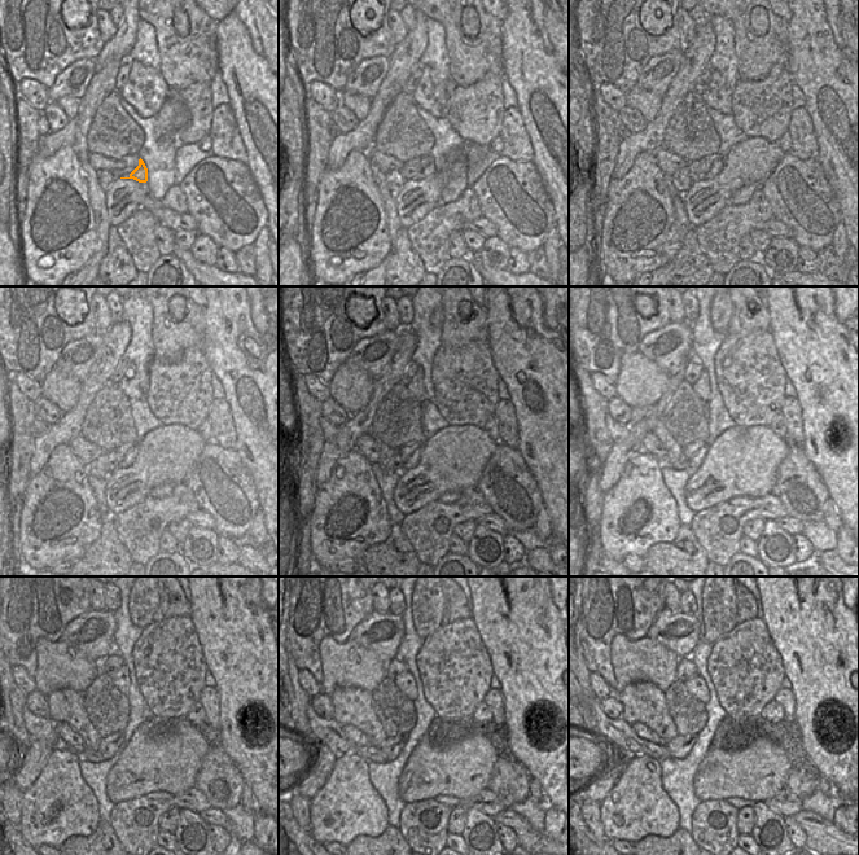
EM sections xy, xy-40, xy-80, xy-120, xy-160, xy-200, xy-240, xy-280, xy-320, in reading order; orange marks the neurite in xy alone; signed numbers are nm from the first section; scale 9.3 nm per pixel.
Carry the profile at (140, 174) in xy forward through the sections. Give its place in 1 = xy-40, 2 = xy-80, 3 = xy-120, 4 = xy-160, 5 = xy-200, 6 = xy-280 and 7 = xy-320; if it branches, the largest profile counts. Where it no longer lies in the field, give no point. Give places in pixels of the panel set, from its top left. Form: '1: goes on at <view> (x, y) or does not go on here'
1: goes on at xy-40 (428, 169)
2: goes on at xy-80 (715, 162)
3: goes on at xy-120 (130, 450)
4: goes on at xy-160 (411, 452)
5: goes on at xy-200 (695, 452)
6: goes on at xy-280 (391, 746)
7: goes on at xy-320 (679, 746)

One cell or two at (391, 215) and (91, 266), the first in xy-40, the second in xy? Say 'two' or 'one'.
one

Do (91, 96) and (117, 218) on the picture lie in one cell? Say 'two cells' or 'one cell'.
two cells

